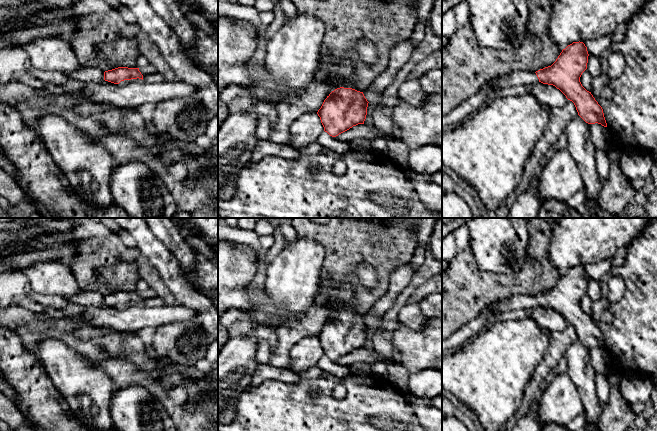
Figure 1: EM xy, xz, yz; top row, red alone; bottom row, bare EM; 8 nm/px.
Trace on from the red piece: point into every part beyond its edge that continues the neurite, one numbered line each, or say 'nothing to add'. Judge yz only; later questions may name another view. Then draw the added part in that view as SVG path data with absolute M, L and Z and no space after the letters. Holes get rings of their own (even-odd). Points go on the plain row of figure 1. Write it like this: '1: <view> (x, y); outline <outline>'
1: yz (518, 303); outline M518 295L502 299L502 303L494 314L507 311L525 311L526 309L534 309L539 306L535 296Z

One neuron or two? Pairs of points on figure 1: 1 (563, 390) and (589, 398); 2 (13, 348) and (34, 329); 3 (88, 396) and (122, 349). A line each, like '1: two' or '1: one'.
1: two
2: two
3: two

